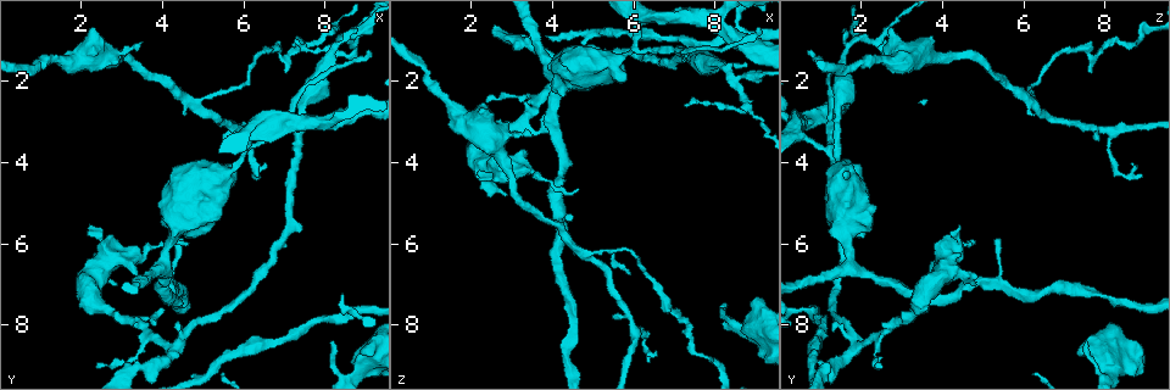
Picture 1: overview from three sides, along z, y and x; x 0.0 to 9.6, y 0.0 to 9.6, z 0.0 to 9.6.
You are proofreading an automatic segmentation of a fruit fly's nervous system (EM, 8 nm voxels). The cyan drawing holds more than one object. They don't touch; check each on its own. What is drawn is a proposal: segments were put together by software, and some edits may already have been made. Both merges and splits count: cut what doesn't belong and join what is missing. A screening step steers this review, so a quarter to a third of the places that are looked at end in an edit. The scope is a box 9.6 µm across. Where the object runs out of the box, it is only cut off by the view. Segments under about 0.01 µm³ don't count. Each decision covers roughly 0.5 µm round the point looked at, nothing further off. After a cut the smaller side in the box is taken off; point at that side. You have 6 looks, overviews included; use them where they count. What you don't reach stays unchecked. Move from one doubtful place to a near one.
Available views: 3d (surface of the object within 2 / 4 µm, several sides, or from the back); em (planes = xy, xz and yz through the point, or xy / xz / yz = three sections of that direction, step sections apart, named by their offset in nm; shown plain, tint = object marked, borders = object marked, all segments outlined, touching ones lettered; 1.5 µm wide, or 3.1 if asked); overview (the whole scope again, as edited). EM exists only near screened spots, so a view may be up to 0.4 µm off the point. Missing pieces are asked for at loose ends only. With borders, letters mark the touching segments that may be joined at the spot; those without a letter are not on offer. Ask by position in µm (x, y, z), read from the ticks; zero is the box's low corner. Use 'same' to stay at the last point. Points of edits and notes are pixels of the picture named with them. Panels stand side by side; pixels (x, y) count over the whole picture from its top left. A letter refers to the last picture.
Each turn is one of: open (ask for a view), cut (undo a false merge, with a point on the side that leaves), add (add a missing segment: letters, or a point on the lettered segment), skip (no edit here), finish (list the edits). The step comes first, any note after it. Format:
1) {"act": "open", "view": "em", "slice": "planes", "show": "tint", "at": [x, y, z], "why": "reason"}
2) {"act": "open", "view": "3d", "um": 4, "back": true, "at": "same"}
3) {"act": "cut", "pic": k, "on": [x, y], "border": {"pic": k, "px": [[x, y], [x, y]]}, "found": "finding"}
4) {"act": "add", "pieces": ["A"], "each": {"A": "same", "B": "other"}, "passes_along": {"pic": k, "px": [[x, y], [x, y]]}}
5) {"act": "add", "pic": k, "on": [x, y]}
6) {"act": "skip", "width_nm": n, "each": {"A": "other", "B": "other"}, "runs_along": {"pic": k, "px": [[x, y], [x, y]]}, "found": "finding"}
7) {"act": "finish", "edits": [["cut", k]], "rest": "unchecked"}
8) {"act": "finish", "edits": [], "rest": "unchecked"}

{"act": "open", "view": "em", "slice": "planes", "show": "borders", "at": [4.50, 8.15, 1.25], "why": "thin end"}

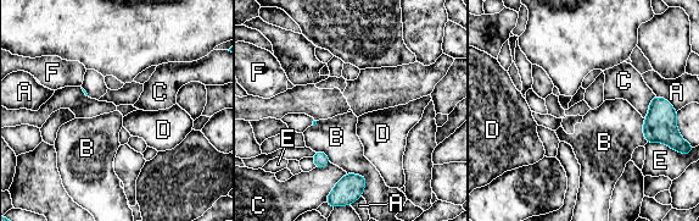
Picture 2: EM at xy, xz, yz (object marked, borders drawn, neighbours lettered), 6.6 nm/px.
{"act": "skip", "each": {"A": "other", "B": "other", "C": "other", "D": "other", "E": "other", "F": "other"}, "border": {"pic": 2, "px": [[347, 172], [365, 178], [363, 192]]}, "found": "none of them fits"}

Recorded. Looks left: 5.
{"act": "open", "view": "3d", "um": 2, "at": [7.00, 1.50, 7.80], "why": "sharp bend"}

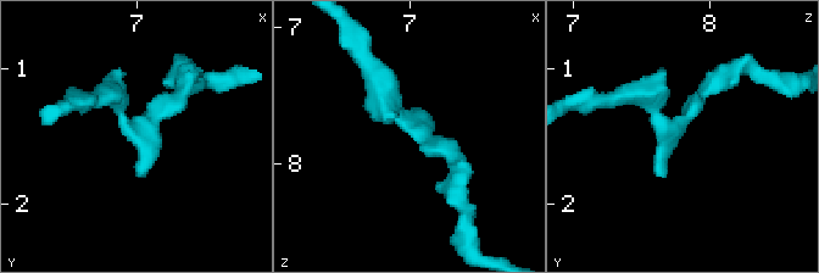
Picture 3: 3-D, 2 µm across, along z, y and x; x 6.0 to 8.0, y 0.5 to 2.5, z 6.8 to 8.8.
{"act": "open", "view": "em", "slice": "yz", "step": 8, "show": "plain", "at": [7.10, 1.48, 7.76]}

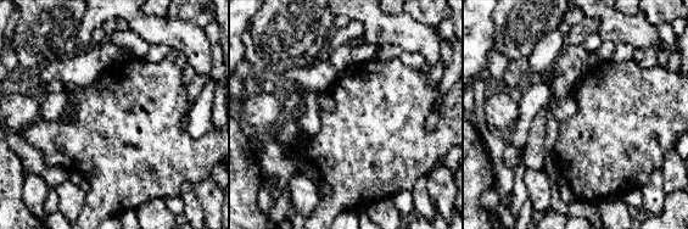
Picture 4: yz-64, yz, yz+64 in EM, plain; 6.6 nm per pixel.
{"act": "open", "view": "em", "slice": "yz", "step": 8, "show": "borders", "at": "same"}

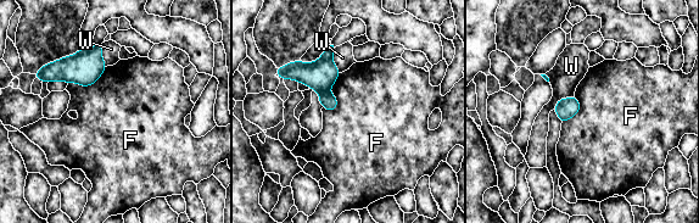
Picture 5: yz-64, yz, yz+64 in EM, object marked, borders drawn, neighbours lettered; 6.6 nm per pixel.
{"act": "cut", "pic": 5, "on": [326, 99], "longest_contact_nm": ["F", 260], "each": {"F": "other", "W": "other"}, "border": {"pic": 5, "px": [[328, 89], [319, 93]]}, "found": "two neurons meet here"}

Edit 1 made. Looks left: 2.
{"act": "finish", "edits": [["cut", 5]], "rest": "unchecked"}

